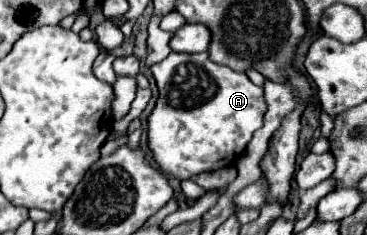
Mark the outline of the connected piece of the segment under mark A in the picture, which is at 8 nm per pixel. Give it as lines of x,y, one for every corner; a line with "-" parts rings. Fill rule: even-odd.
170,52
150,70
160,96
148,118
148,148
158,166
180,180
234,166
252,134
262,128
266,114
262,86
252,84
244,72
212,62
208,52

